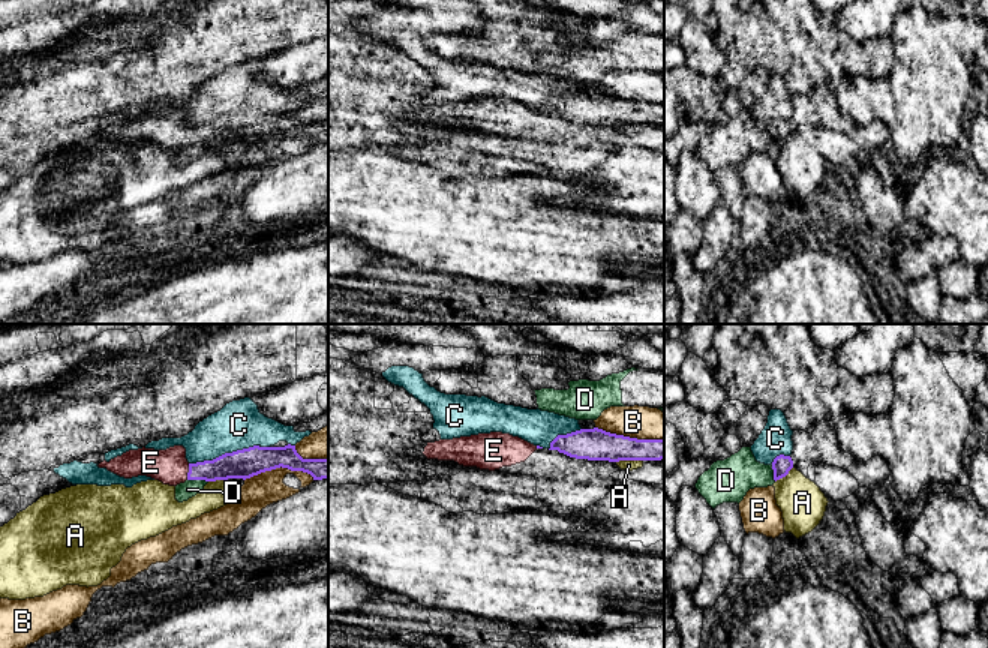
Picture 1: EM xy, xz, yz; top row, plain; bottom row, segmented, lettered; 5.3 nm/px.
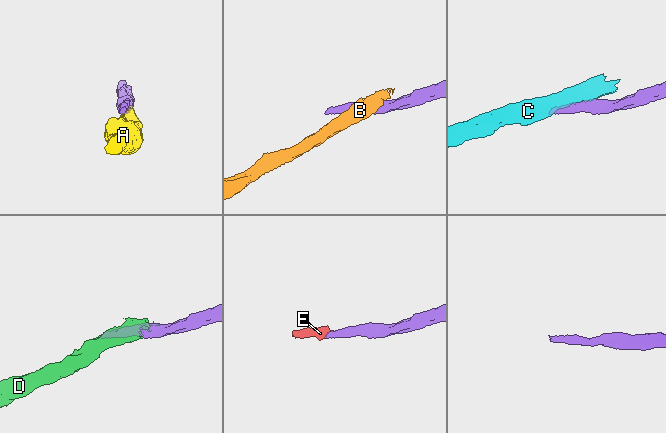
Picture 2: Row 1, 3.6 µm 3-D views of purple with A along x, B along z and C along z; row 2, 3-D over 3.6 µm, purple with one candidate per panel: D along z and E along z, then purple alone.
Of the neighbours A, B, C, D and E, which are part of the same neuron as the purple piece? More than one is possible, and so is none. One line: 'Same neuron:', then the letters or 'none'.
Same neuron: E

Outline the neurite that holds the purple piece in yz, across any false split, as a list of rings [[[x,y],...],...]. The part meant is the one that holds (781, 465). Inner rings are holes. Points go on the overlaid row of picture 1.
[[[780,454],[772,462],[774,470],[774,480],[780,480],[789,474],[789,471],[793,468],[793,460],[790,456]]]

